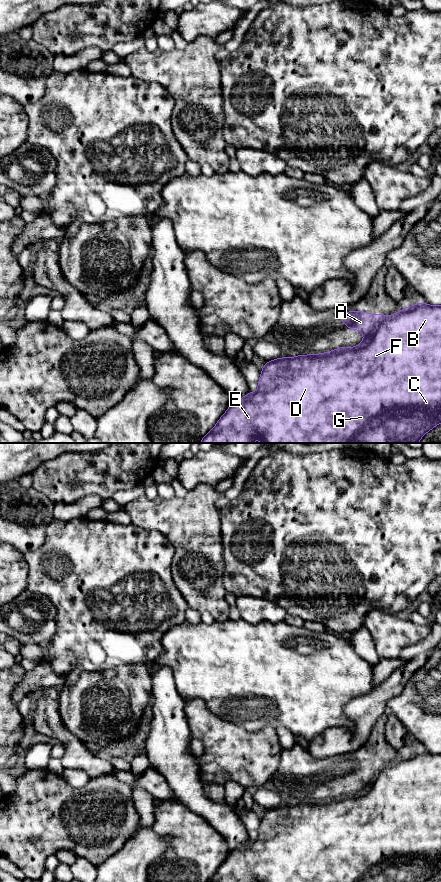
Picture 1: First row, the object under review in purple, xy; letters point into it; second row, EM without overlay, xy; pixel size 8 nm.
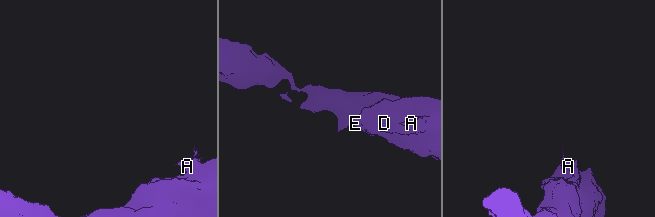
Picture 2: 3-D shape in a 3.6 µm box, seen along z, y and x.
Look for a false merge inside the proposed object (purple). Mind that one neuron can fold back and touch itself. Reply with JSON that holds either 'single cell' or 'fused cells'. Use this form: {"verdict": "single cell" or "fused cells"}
{"verdict": "fused cells"}

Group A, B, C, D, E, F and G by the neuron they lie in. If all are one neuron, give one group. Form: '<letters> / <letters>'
A / B C D E F G

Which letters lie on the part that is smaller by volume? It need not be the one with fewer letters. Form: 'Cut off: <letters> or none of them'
Cut off: A

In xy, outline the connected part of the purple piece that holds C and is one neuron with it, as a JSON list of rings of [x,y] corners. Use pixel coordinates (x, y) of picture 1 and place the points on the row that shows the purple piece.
[[[420,302],[414,305],[405,307],[395,314],[395,316],[386,322],[382,323],[370,344],[359,350],[348,350],[345,352],[328,351],[321,354],[300,354],[296,357],[279,357],[268,361],[261,369],[260,378],[258,381],[258,391],[248,392],[248,394],[228,407],[227,411],[220,417],[216,425],[209,431],[199,443],[253,443],[257,437],[262,443],[418,443],[420,439],[434,427],[441,423],[441,305],[434,306]]]

